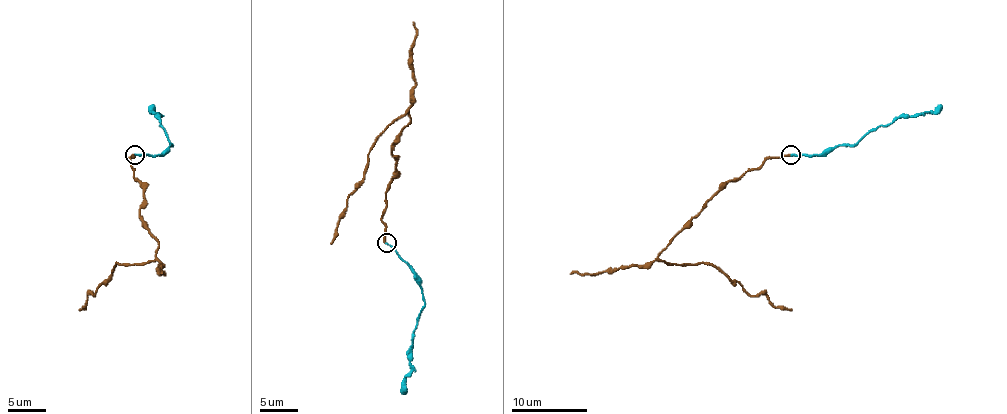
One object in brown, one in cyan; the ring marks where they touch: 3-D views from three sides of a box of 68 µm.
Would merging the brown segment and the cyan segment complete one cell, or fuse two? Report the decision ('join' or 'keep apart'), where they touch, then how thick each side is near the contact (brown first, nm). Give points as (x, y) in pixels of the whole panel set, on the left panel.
join | (134, 155) | 220/180 nm

